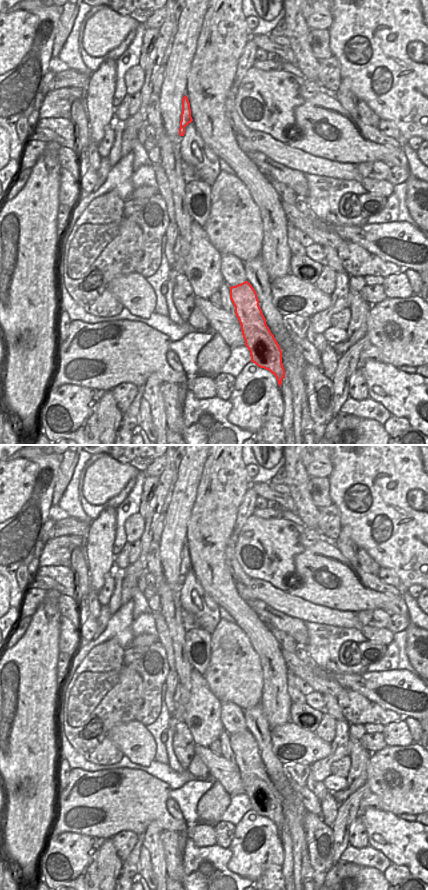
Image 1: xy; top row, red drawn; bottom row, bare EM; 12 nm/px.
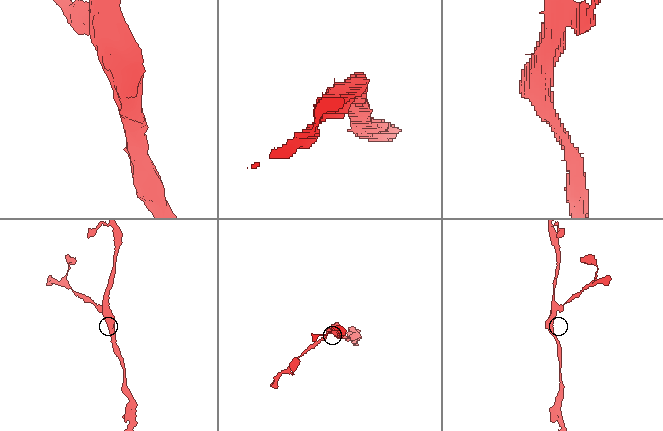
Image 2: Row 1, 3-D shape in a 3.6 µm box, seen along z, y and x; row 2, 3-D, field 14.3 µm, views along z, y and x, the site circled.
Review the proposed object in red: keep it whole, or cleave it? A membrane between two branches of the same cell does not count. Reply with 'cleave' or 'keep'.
cleave

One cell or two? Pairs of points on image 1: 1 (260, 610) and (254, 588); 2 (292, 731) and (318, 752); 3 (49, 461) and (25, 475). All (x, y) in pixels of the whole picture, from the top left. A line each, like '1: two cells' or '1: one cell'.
1: two cells
2: one cell
3: two cells

